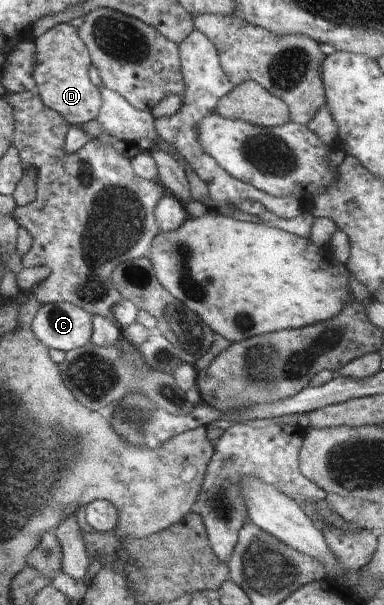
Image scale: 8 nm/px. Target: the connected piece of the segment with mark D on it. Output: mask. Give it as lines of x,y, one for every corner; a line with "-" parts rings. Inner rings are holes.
58,23
33,42
37,59
32,76
41,103
57,112
69,126
95,120
102,97
100,90
90,82
89,70
92,63
76,28
68,23

